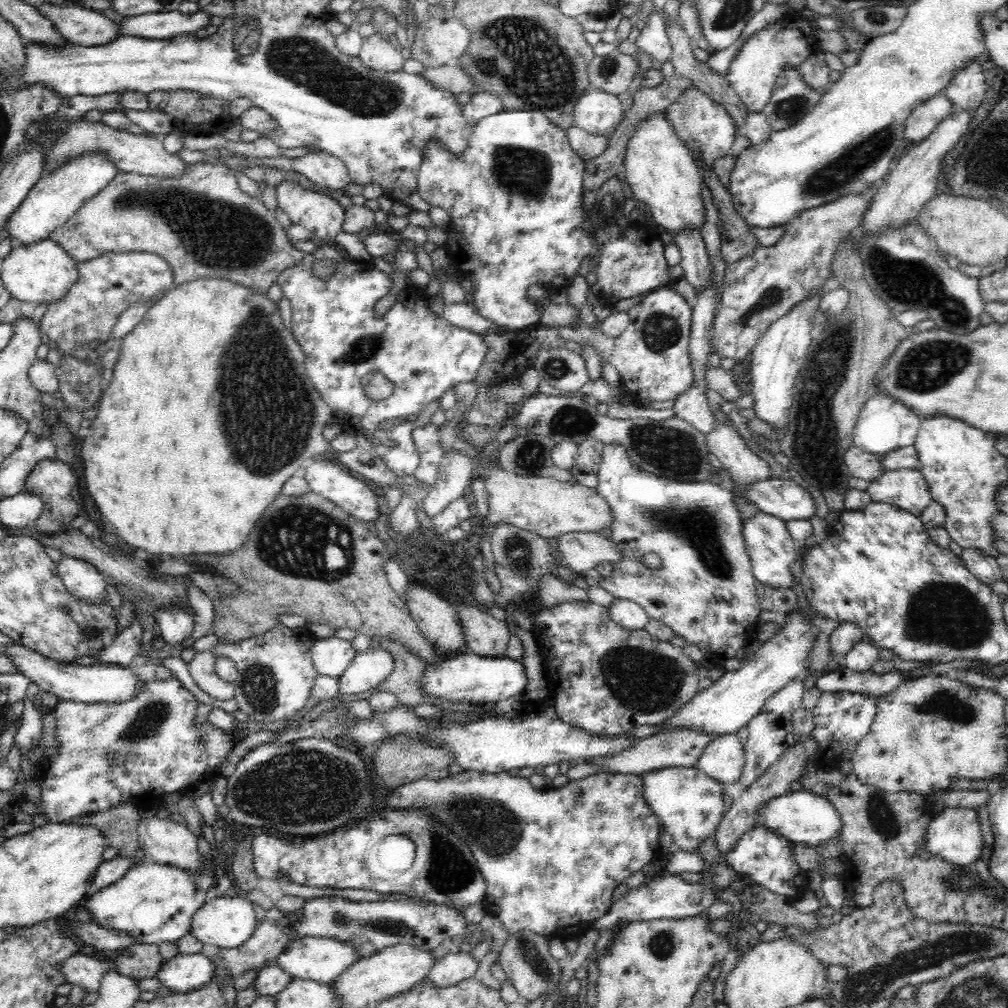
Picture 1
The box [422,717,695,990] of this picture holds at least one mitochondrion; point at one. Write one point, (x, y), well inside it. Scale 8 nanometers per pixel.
(533, 959)

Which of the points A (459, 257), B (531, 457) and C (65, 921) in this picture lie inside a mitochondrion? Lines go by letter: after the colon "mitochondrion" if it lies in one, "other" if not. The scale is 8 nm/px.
A: other
B: mitochondrion
C: other

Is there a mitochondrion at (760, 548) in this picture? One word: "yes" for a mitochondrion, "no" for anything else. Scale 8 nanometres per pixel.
no

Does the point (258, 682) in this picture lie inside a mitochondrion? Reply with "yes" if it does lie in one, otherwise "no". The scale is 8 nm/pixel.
yes

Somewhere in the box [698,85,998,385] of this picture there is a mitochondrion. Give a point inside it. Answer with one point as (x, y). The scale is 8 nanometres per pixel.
(905, 281)

